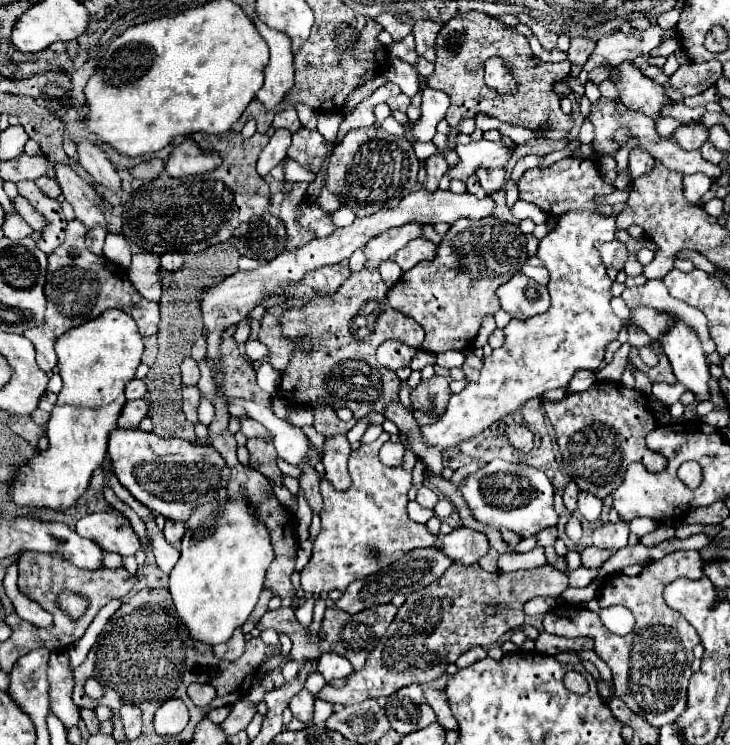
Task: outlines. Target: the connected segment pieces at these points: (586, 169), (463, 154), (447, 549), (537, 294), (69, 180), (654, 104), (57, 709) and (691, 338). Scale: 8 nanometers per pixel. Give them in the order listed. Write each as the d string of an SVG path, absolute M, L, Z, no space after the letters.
M564 158L564 160L556 162L556 164L552 164L550 168L526 170L522 174L522 178L518 180L518 188L520 188L520 200L536 204L548 216L562 216L564 212L584 210L584 208L592 208L592 210L600 210L604 214L614 214L617 216L626 207L626 203L602 206L594 204L594 196L614 192L614 186L606 184L602 180L600 168L598 168L598 160Z
M480 140L476 144L470 142L470 144L459 145L455 149L459 156L458 166L450 168L448 174L450 174L450 178L466 180L474 174L474 170L478 170L482 166L506 168L516 148L518 148L518 144L506 146L502 140L498 140L498 142Z
M456 528L448 536L440 536L438 546L454 562L474 564L488 554L490 542L482 532L476 532L470 528Z
M514 274L506 284L498 288L500 306L518 320L542 314L550 306L550 296L546 286L526 278L524 274Z
M56 164L54 166L56 182L62 188L62 194L66 196L66 202L72 204L76 218L90 230L94 224L104 226L104 214L98 204L98 194L96 190L82 180L68 164Z
M632 62L610 68L610 80L620 92L620 102L624 102L630 110L638 110L650 118L658 118L662 106L670 102L664 94L664 88L646 78Z
M66 650L52 652L48 664L48 682L50 682L50 710L62 720L62 724L76 726L80 718L80 708L72 702L74 678L70 670L70 656Z
M668 312L668 316L674 318L674 326L658 338L662 350L674 368L676 380L706 400L710 372L700 338L676 314Z

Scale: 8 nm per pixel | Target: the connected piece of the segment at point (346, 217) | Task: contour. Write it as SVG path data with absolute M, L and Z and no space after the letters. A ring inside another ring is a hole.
M342 206L340 210L332 212L332 220L334 220L336 226L348 226L348 224L352 224L356 220L356 214L348 206Z

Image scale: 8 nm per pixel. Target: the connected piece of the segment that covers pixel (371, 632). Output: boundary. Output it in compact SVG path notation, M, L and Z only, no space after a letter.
M380 604L380 606L372 606L368 610L362 610L358 614L346 614L338 608L326 608L326 616L322 622L322 630L314 636L308 636L306 628L302 628L292 612L292 608L278 608L278 610L268 610L256 624L258 630L268 630L274 628L278 632L286 632L292 638L292 652L288 656L288 660L296 660L300 664L304 664L306 660L314 660L324 652L336 652L344 658L348 658L354 666L354 670L360 670L370 654L370 650L374 650L374 646L378 644L378 638L382 638L382 634L386 632L386 628L390 626L390 622L396 616L396 606L394 604Z

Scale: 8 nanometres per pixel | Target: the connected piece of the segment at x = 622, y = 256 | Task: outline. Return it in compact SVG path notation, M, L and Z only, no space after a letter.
M614 240L614 242L596 242L596 250L600 252L600 256L602 256L606 266L612 266L616 270L624 268L624 262L628 258L628 250L626 250L624 242L620 242L620 240Z

